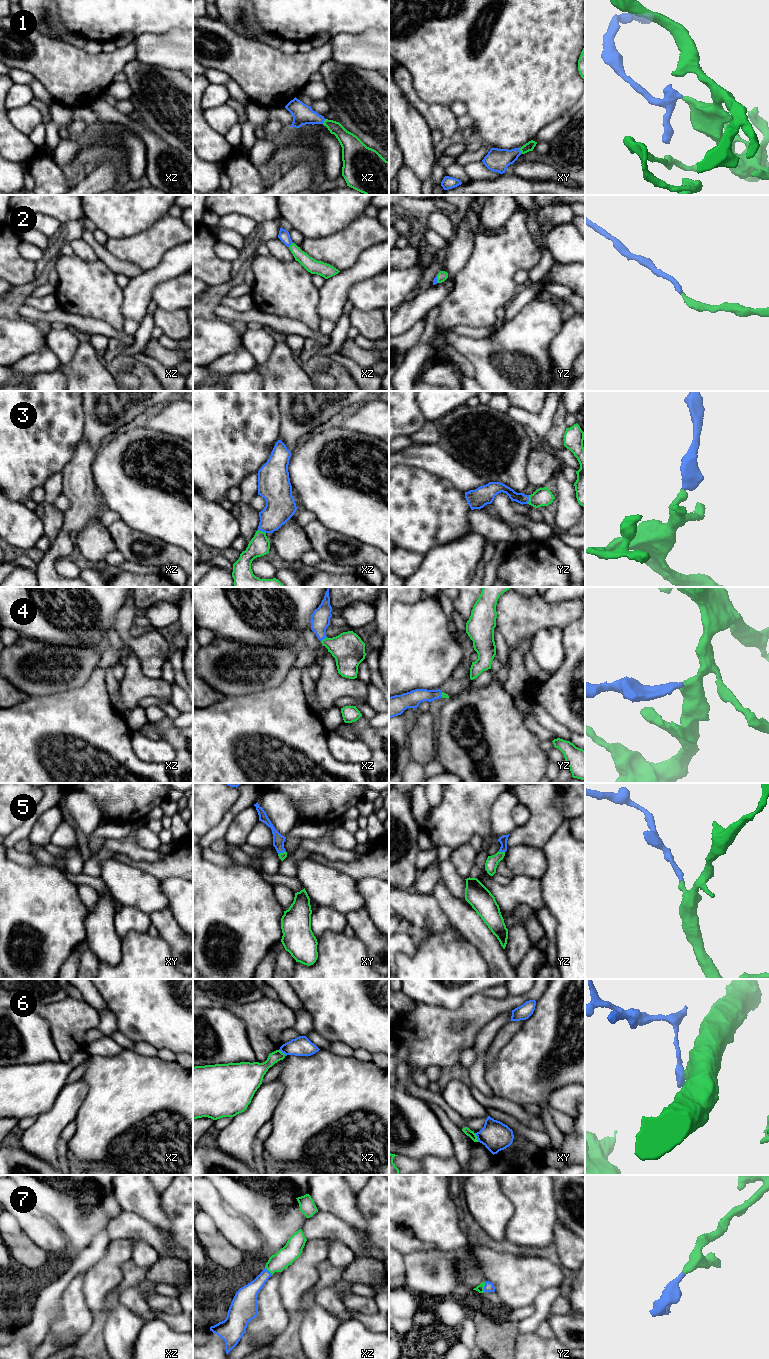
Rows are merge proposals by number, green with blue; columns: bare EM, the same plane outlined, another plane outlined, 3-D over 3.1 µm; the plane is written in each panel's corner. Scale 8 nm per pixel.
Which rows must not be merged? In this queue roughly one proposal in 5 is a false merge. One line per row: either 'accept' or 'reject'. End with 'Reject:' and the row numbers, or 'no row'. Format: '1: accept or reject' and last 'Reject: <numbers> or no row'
1: accept
2: accept
3: accept
4: accept
5: accept
6: reject
7: accept
Reject: 6

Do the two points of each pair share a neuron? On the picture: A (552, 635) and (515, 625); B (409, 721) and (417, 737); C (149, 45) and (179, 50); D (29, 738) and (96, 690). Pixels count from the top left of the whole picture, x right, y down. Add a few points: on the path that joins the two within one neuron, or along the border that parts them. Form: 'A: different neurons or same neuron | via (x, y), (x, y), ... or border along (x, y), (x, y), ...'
A: different neurons | border along (561, 628), (540, 629), (535, 634), (529, 650)
B: different neurons | border along (418, 717), (410, 733), (409, 750)
C: same neuron | via (156, 50), (172, 50)
D: same neuron | via (46, 731), (56, 730), (79, 707)

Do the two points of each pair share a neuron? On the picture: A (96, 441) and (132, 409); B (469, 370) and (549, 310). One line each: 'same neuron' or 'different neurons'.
A: same neuron
B: different neurons

